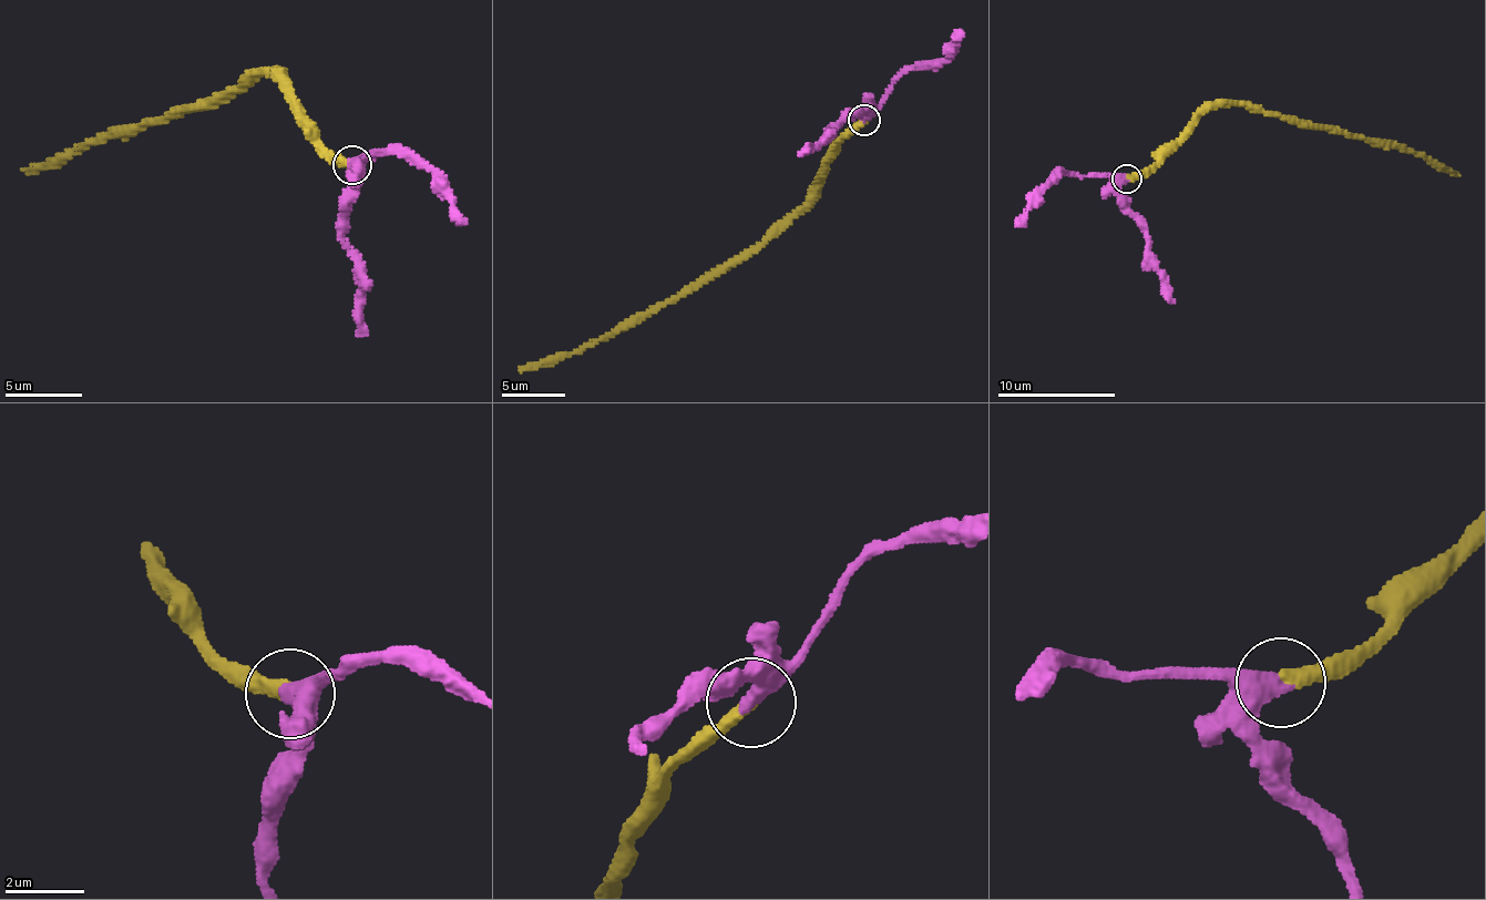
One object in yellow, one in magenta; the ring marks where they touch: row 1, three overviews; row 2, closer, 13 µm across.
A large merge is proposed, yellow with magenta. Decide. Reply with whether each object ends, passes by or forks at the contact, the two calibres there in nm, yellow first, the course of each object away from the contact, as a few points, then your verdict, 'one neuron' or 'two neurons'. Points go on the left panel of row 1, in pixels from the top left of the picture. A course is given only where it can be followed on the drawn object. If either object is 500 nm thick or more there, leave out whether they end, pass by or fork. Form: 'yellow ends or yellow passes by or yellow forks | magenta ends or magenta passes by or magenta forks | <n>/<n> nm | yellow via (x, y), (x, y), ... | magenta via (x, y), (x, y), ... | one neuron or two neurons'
340/500 nm | yellow via (352, 163), (334, 162), (268, 72), (245, 77), (206, 103), (109, 129), (73, 153), (23, 170) | magenta via (352, 163), (378, 155), (411, 153), (432, 171), (465, 223) | one neuron

